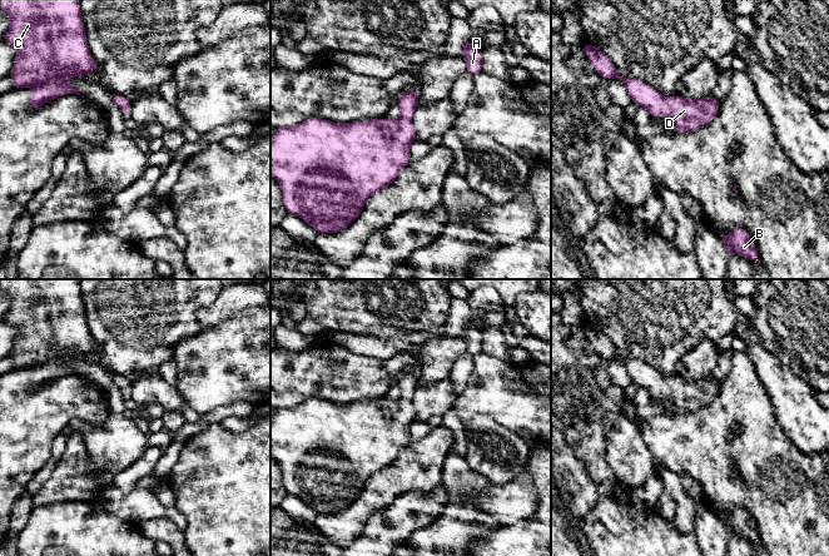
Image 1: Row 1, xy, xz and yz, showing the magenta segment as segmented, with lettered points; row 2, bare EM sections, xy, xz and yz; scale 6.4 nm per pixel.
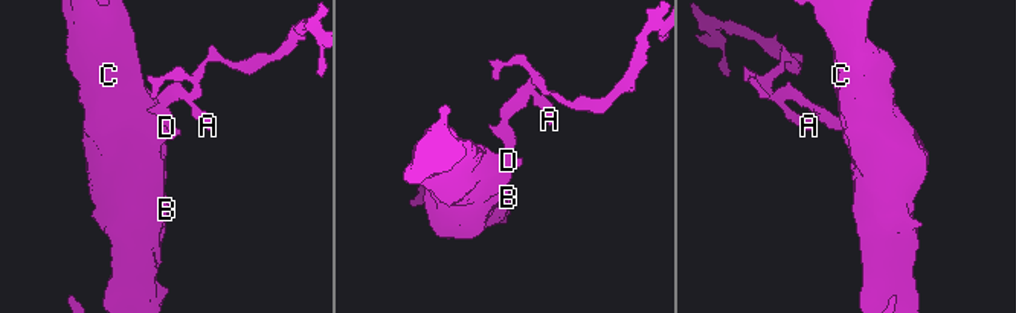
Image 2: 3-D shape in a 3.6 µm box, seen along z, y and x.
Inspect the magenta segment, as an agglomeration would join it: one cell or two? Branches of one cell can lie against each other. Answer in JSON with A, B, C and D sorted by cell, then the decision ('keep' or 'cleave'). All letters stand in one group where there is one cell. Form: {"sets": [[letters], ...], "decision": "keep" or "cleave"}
{"sets": [["A", "B", "C", "D"]], "decision": "keep"}

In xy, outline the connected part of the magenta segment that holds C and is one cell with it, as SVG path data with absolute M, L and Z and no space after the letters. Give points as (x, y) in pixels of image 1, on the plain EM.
M0 279L0 288L10 298L4 321L16 329L10 353L13 369L34 368L30 391L65 374L81 376L69 364L69 358L93 354L98 346L86 322L79 279Z

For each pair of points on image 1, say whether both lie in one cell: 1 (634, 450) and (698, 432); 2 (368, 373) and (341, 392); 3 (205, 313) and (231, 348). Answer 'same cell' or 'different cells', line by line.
1: different cells
2: same cell
3: different cells

